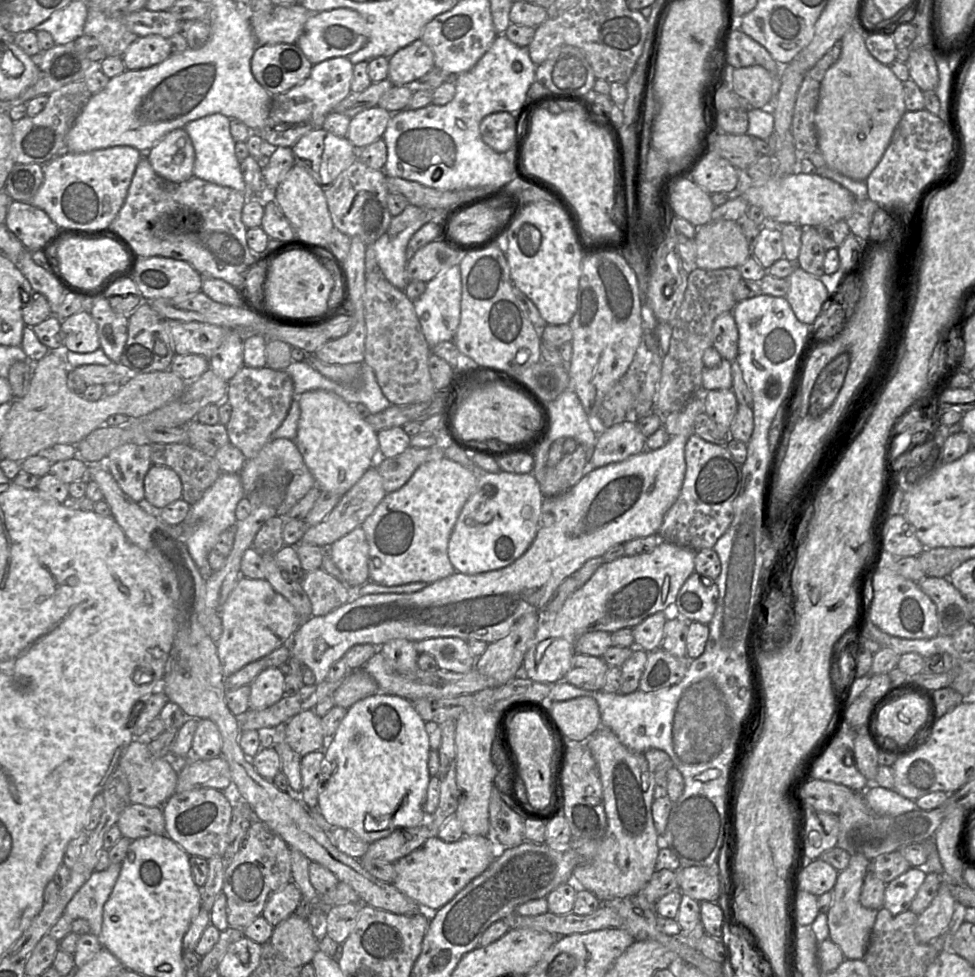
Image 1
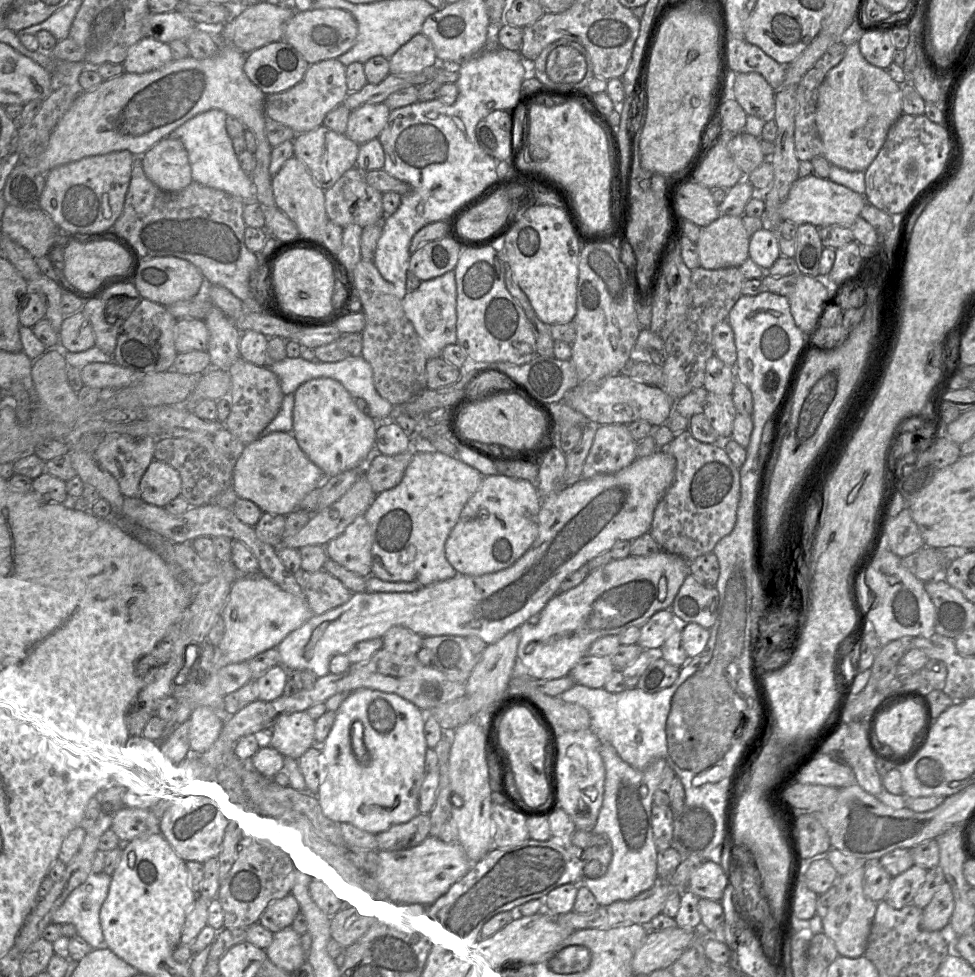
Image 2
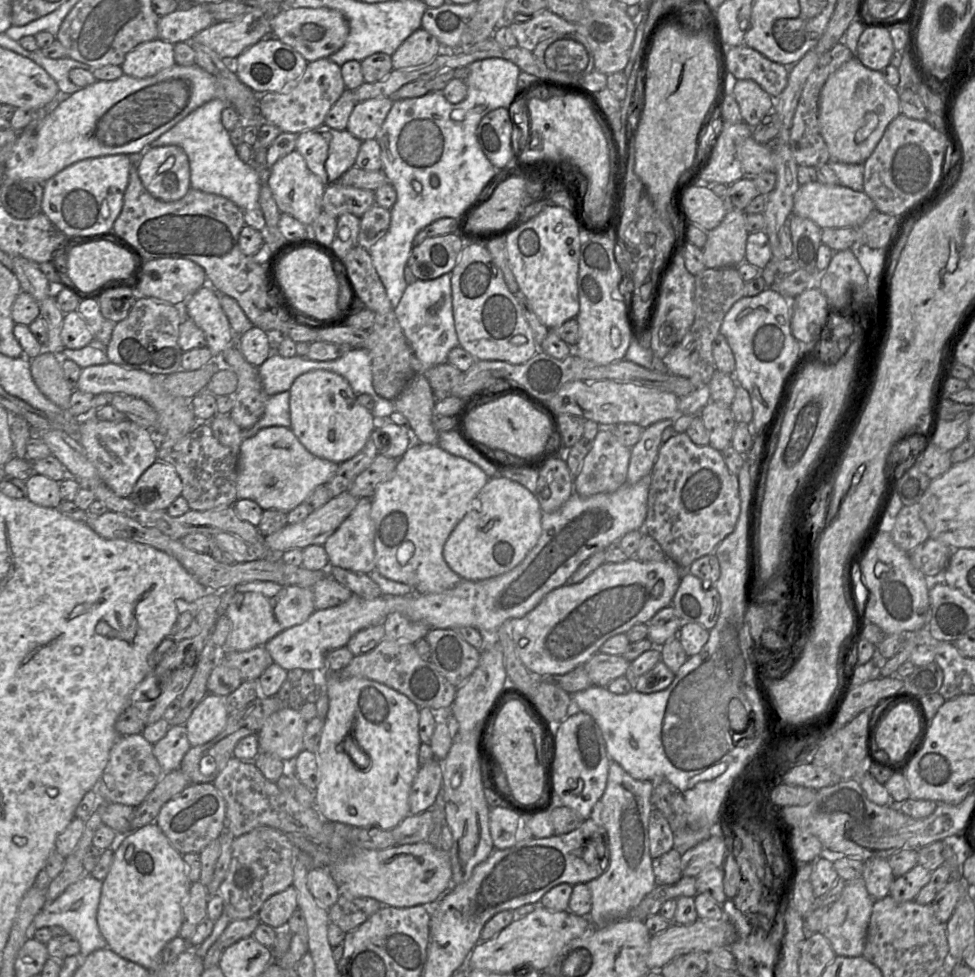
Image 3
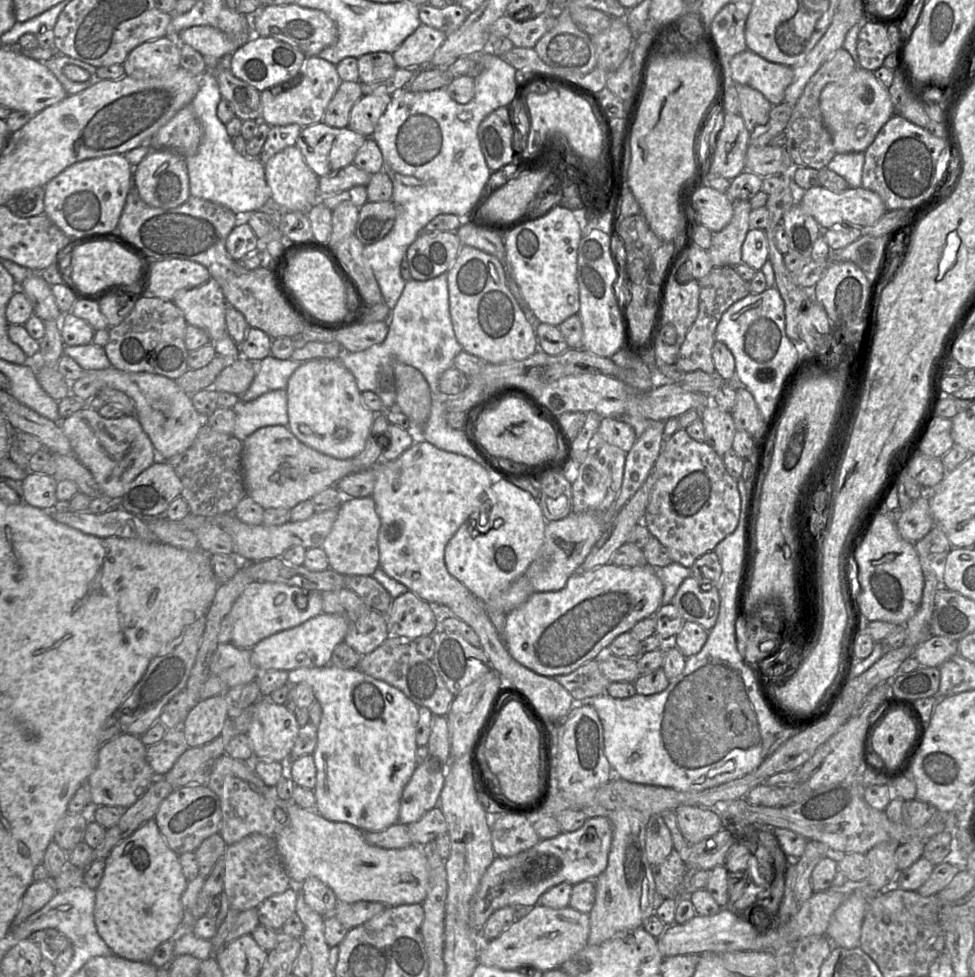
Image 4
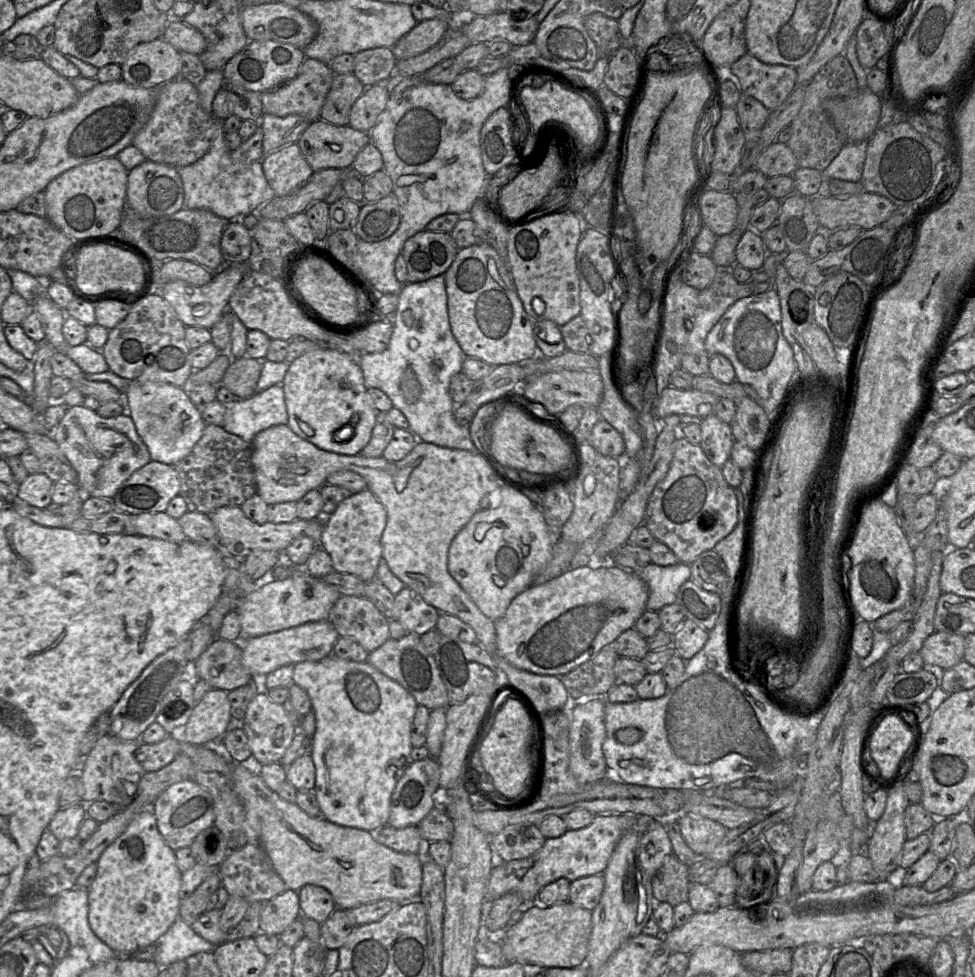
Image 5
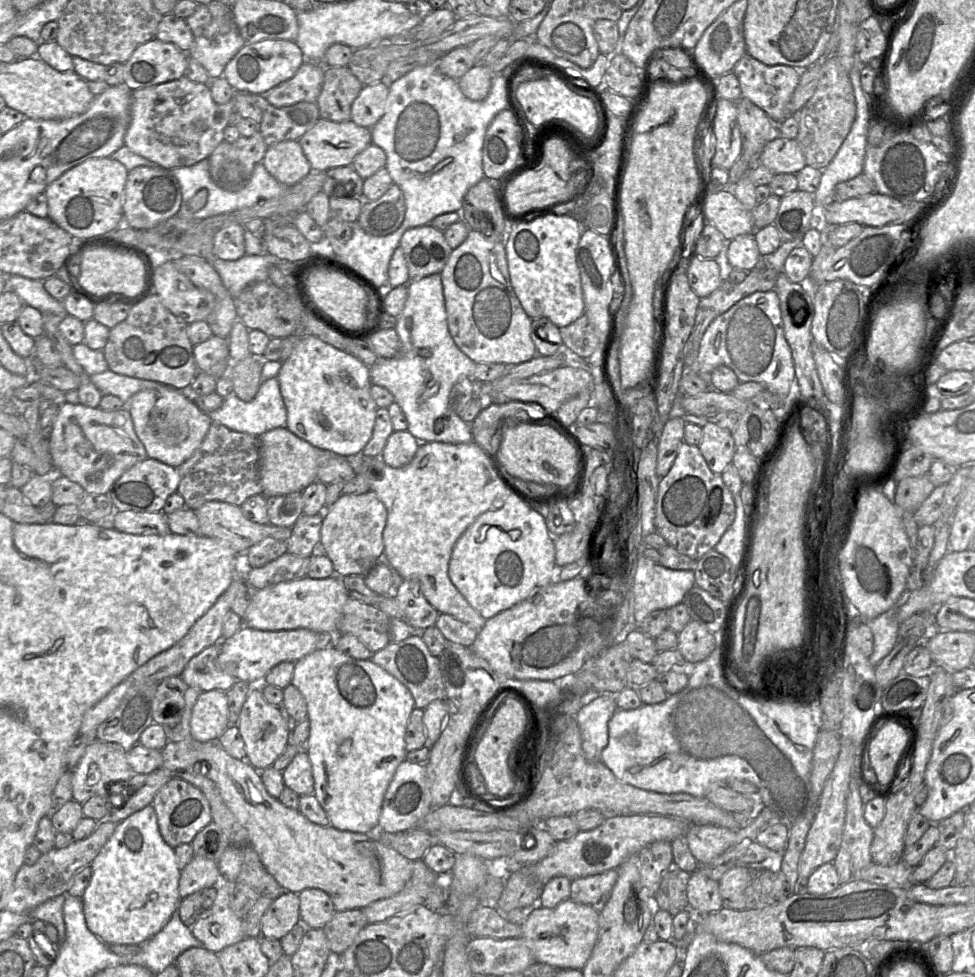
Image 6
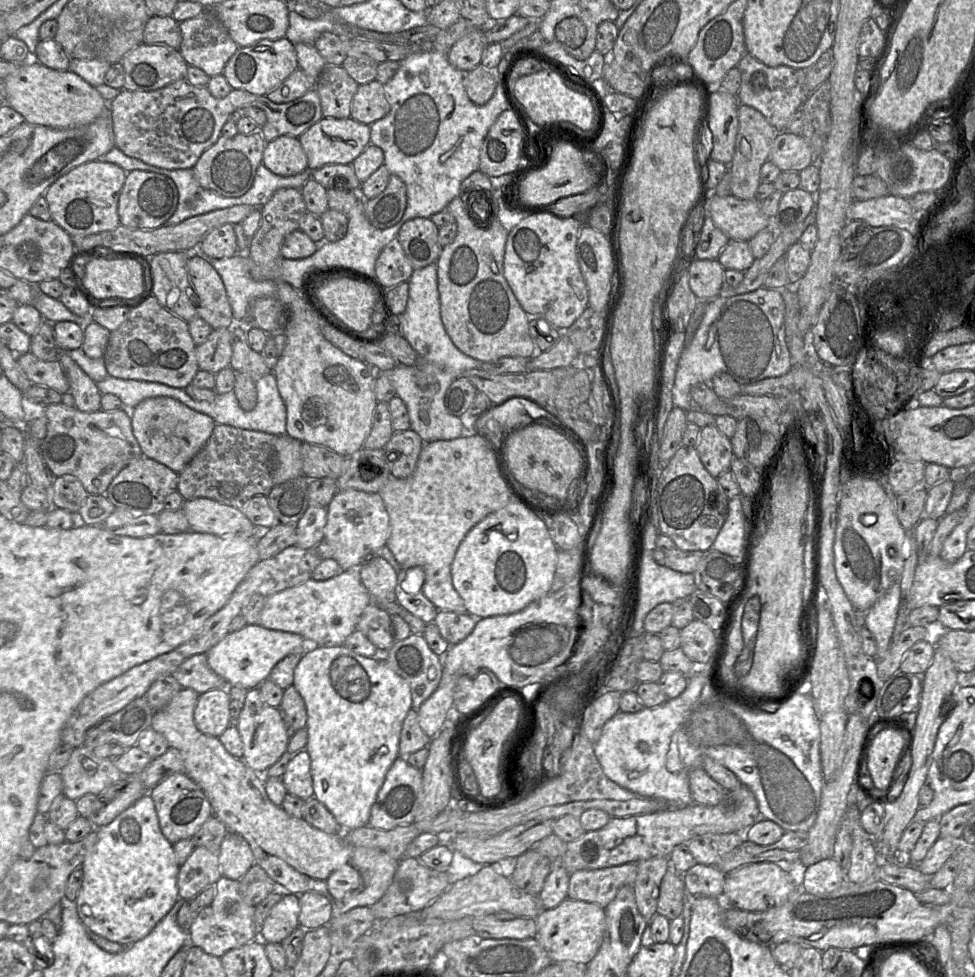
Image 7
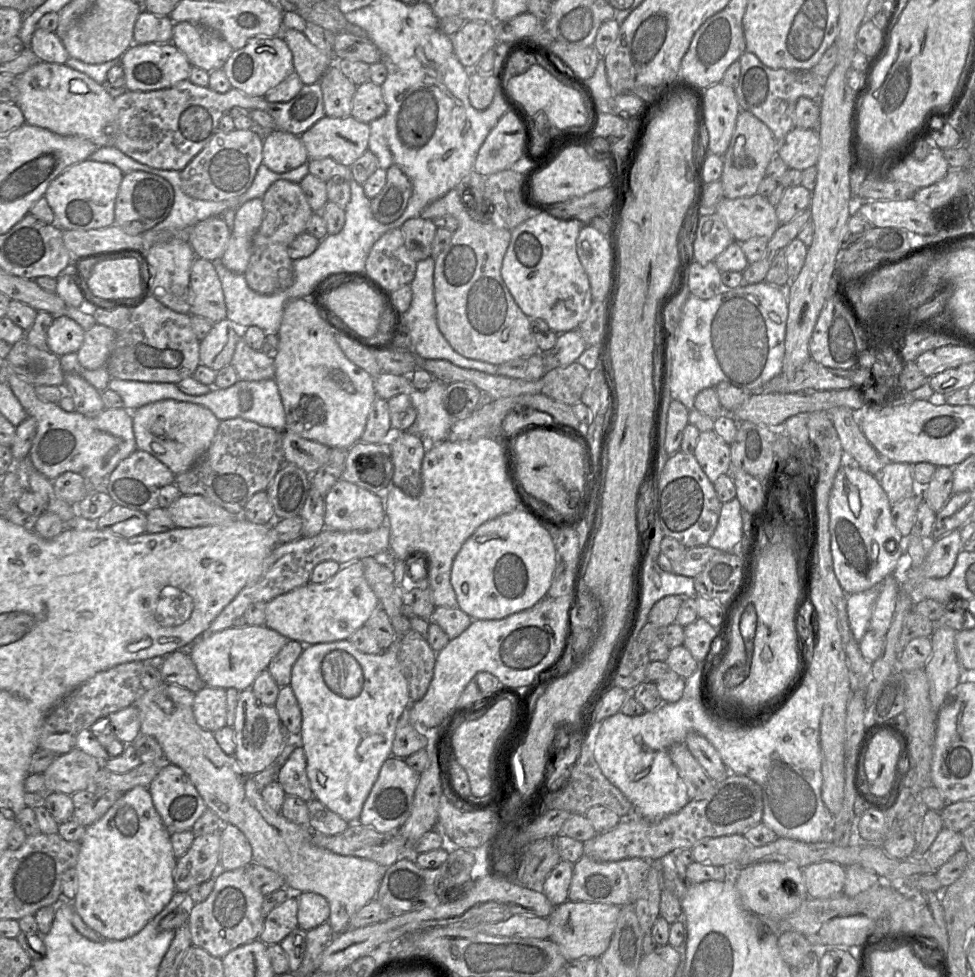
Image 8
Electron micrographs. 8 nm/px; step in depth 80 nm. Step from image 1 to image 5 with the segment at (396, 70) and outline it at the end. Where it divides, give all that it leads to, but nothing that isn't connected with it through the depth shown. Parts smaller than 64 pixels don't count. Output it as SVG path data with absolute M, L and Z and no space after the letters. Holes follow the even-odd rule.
M439 18L418 22L392 48L395 58L399 61L426 52L439 42L449 28L450 22Z

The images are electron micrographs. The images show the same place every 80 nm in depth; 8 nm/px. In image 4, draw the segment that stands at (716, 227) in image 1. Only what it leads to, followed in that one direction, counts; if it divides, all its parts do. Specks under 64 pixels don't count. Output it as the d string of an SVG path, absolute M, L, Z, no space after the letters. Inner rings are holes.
M749 200L733 201L733 216L729 224L719 232L712 233L707 250L713 267L737 266L741 261L741 247L749 231Z

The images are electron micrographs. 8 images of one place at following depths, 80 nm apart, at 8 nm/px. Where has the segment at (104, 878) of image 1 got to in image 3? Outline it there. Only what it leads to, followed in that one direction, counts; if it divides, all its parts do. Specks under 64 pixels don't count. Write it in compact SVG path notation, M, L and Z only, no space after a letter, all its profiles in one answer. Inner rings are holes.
M90 874L82 877L78 882L70 885L65 892L54 900L49 906L46 903L38 913L34 920L36 925L35 930L43 927L63 927L69 935L74 936L80 944L81 960L90 953L107 948L107 942L100 932L97 923L97 911L100 902L101 890L103 882L95 879Z

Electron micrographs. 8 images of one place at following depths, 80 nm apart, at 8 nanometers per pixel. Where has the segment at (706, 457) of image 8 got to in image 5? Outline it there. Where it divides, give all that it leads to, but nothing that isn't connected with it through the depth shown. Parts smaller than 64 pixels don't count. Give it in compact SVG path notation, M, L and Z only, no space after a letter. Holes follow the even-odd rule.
M716 415L702 419L700 447L707 458L721 468L730 459L734 438L731 426L719 420Z

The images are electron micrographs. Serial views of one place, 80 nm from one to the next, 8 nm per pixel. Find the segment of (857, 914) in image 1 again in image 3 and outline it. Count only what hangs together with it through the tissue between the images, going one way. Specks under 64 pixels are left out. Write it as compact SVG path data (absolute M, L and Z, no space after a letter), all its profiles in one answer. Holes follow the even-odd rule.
M862 878L846 881L839 899L828 907L819 931L828 939L836 955L862 955L874 902Z

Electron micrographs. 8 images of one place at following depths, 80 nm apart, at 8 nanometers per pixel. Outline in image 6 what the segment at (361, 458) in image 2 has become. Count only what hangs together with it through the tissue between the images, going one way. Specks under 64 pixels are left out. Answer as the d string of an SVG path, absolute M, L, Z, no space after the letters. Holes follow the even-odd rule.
M311 335L300 336L277 375L287 409L286 427L312 446L357 458L372 437L377 405L370 392L370 367Z

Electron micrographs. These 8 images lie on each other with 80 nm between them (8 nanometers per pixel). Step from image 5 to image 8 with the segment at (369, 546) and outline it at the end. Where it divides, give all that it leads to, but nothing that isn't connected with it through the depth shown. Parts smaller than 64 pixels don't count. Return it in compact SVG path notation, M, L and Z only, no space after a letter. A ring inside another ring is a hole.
M342 479L326 494L324 503L328 530L371 531L386 523L382 497Z

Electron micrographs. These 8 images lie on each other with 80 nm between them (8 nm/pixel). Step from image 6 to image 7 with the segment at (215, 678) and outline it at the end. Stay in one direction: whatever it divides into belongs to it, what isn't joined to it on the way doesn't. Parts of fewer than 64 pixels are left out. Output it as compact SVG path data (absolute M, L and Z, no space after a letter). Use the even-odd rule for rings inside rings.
M206 653L186 659L172 676L183 688L191 688L199 694L226 685L224 679L210 668Z

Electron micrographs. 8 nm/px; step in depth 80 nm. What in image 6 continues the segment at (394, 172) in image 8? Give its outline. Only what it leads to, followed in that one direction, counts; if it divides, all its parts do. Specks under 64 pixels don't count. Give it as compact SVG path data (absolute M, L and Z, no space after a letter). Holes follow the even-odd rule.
M393 183L379 199L364 201L358 224L372 236L387 236L401 226L405 212L403 192L397 184Z

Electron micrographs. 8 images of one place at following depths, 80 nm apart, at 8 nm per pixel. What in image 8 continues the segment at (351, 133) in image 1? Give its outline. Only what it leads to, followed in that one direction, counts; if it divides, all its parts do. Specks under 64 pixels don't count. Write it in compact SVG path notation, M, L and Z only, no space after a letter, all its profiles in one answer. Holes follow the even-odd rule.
M371 81L357 86L351 115L360 122L371 123L387 111L383 90Z

